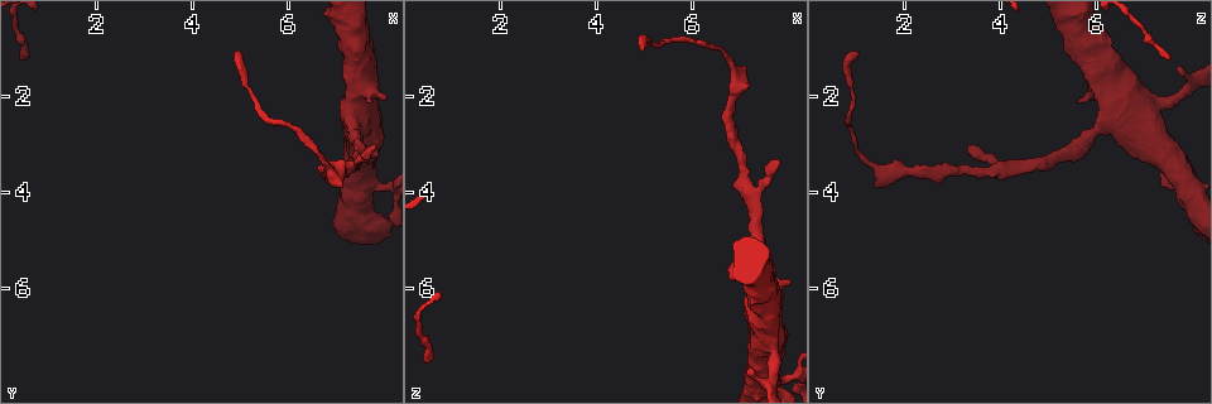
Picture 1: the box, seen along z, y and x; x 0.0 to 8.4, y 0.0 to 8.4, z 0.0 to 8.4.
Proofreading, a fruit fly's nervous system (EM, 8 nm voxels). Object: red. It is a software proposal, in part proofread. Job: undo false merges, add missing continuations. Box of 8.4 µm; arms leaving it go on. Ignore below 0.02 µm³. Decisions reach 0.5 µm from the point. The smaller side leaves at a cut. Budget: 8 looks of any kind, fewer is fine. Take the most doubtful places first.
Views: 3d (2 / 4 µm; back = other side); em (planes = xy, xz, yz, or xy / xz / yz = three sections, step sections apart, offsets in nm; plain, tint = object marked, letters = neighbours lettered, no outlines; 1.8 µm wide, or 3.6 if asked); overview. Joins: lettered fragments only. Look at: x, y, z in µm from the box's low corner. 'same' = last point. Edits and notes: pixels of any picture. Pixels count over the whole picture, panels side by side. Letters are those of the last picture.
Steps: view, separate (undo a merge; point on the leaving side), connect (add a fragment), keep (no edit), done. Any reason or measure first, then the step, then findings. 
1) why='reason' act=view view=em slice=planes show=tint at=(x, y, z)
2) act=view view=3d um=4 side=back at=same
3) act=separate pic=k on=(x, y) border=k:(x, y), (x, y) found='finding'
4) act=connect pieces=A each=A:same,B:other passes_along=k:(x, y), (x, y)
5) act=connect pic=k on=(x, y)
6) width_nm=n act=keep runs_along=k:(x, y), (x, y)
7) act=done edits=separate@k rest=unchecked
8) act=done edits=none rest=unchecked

why='branch stops here' act=view view=em slice=xy step=16 show=letters at=(7.70, 3.10, 3.35)

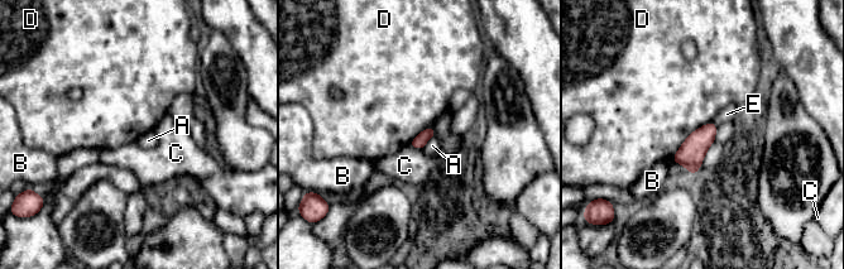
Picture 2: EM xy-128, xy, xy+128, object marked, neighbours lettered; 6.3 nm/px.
why='cut it another way' act=view view=em slice=planes show=letters at=same

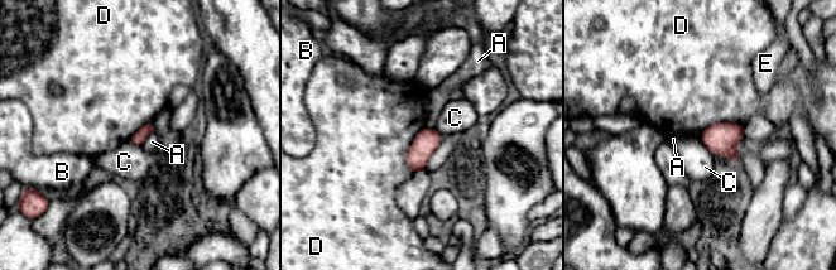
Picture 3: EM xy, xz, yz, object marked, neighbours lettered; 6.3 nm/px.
longest_contact=D:320nm act=keep each=A:other,B:other,C:other,D:other,E:other border=3:(424, 126), (407, 154), (412, 173) found='no lettered fragment goes on from it'

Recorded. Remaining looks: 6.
why='an open end' act=view view=3d um=2 side=back at=(4.95, 1.10, 1.05)

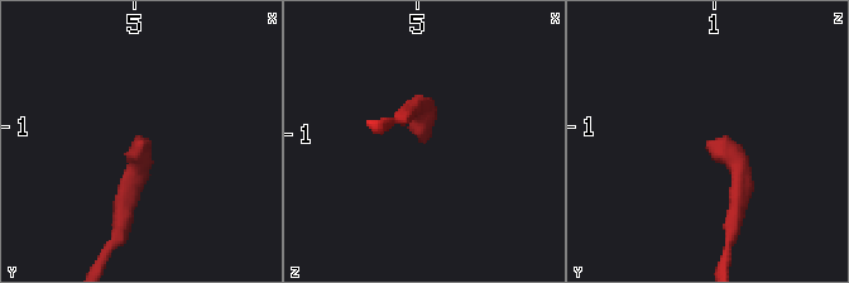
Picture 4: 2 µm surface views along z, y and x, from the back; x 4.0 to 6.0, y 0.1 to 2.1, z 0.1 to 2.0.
act=view view=em slice=planes show=letters at=(4.90, 1.12, 1.02)

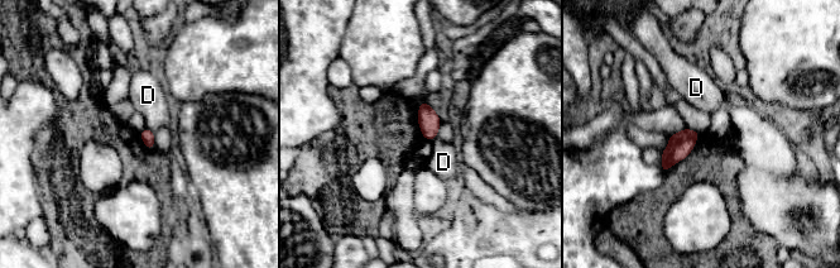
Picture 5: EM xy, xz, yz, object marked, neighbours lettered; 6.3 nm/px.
longest_contact=D:60nm act=keep each=D:other found='none of them fits'

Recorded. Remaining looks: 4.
why='free end' act=view view=em um=3.6 slice=xz step=16 show=tint at=(7.15, 1.45, 7.70)

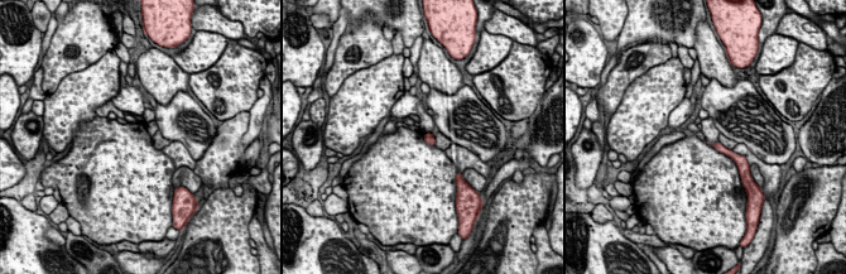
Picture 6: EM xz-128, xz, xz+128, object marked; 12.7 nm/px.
act=view view=em um=3.6 slice=xy step=4 show=letters at=same

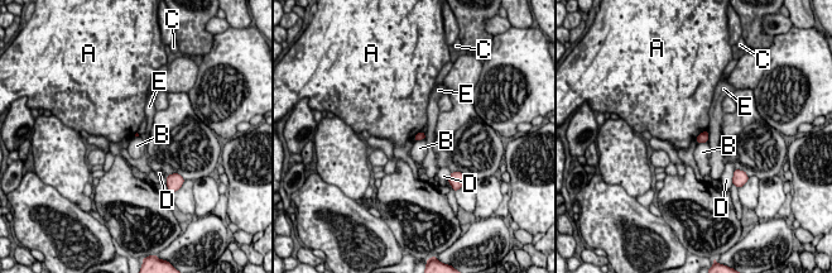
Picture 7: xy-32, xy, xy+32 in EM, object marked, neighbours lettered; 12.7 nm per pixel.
longest_contact=A:200nm act=keep each=A:other,B:other,C:other,D:other,E:other border=7:(706, 129), (695, 139) found='none of them fits'

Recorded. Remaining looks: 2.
act=done edits=none rest=unchecked

